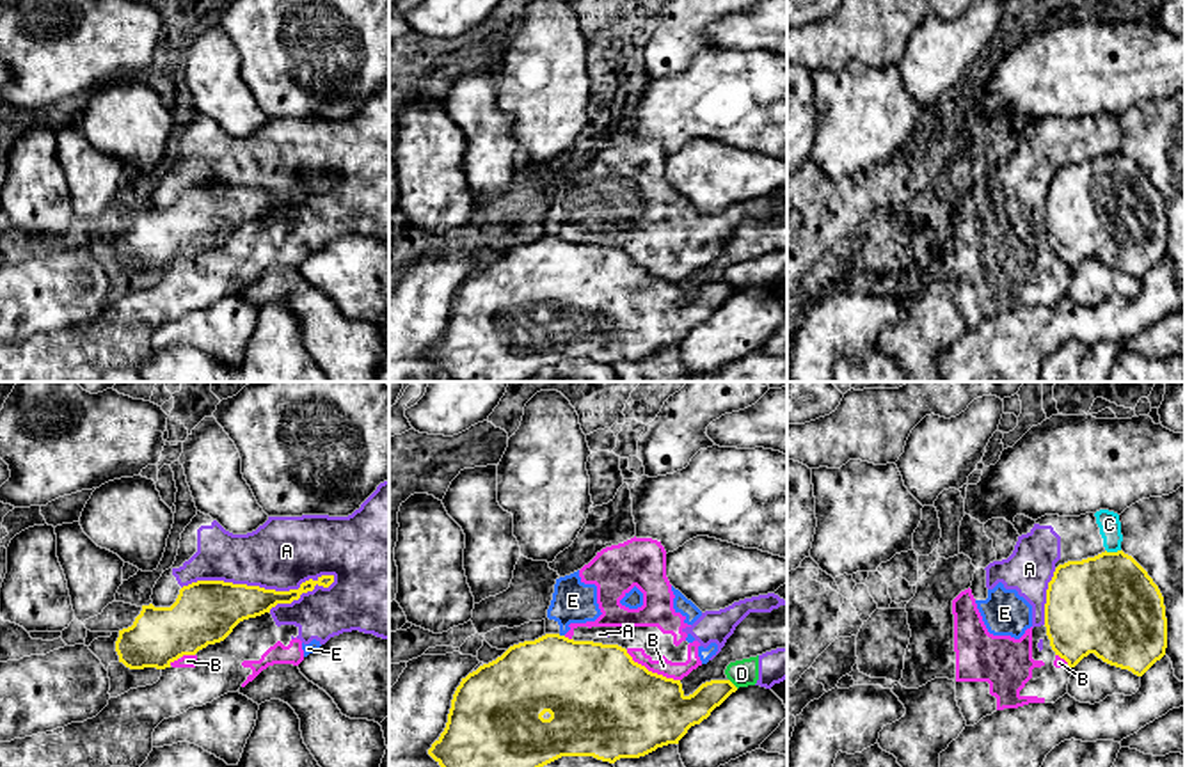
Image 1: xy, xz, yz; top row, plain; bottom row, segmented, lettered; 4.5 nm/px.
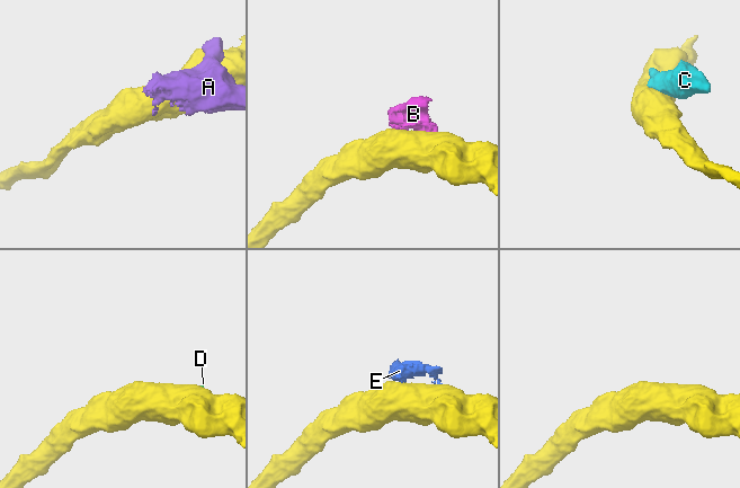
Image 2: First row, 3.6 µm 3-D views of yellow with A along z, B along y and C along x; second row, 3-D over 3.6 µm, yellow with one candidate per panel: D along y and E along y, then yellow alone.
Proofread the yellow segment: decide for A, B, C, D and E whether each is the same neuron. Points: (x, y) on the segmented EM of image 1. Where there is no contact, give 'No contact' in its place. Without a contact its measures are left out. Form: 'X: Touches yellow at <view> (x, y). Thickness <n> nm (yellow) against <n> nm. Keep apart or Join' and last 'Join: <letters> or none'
A: Touches yellow at xy (258, 586). Thickness 280 nm (yellow) against 320 nm. Keep apart
B: Touches yellow at xz (651, 672). Thickness 480 nm (yellow) against 80 nm. Keep apart
C: Touches yellow at yz (1113, 553). Thickness 460 nm (yellow) against 100 nm. Keep apart
D: Touches yellow at xz (732, 684). Thickness 140 nm (yellow) against 120 nm. Keep apart
E: Touches yellow at xz (562, 636). Thickness 400 nm (yellow) against 190 nm. Keep apart
Join: none

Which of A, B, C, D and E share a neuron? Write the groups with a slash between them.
A B C D E

